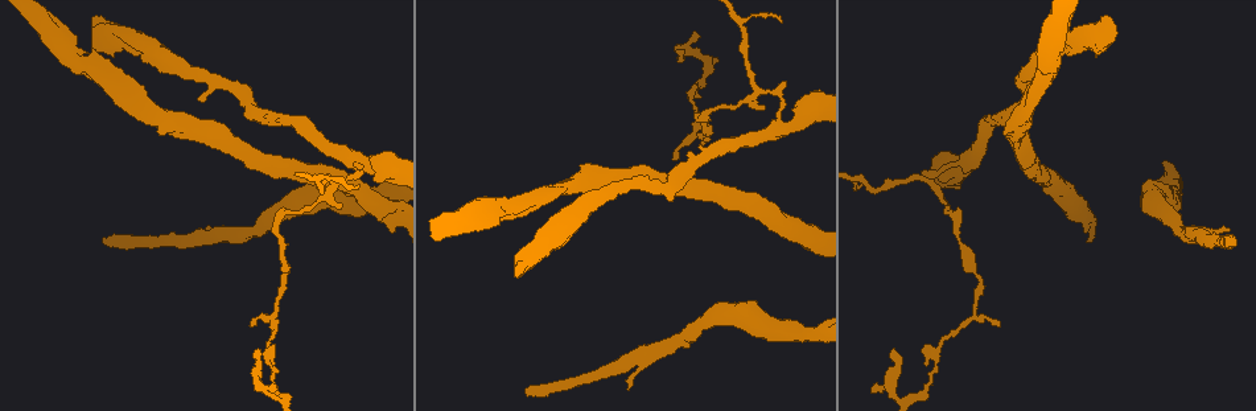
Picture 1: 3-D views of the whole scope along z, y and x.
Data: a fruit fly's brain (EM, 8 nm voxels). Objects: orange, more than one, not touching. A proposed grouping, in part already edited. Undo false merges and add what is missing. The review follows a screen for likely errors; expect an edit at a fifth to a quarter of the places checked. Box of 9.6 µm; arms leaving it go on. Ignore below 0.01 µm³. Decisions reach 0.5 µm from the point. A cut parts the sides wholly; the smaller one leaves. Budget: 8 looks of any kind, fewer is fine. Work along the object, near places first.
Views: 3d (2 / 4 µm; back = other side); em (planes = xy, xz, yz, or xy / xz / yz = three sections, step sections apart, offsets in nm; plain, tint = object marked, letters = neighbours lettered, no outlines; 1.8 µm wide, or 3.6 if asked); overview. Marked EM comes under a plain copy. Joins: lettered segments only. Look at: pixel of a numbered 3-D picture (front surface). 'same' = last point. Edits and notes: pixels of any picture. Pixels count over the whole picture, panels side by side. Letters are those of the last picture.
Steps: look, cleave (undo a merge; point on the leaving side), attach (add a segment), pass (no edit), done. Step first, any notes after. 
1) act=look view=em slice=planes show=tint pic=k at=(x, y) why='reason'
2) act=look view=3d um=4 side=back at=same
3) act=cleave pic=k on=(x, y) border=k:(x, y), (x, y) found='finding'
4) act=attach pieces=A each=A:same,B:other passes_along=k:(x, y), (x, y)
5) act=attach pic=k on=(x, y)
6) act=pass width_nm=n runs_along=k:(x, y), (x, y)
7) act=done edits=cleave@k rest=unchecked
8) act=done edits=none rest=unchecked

act=look view=3d um=4 pic=1 at=(525, 390) why='an open end'

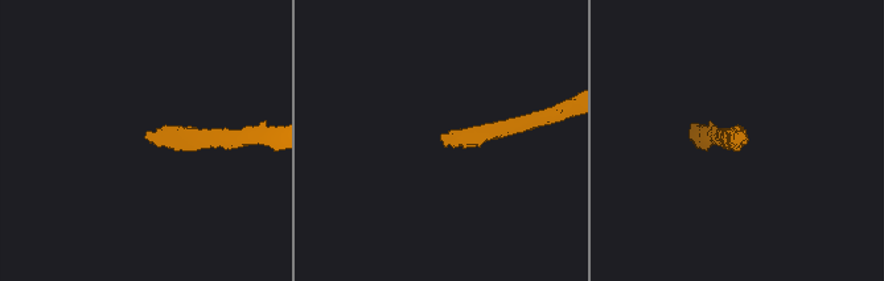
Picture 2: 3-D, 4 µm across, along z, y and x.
act=look view=em slice=planes show=letters pic=2 at=(151, 131) why='now the EM'

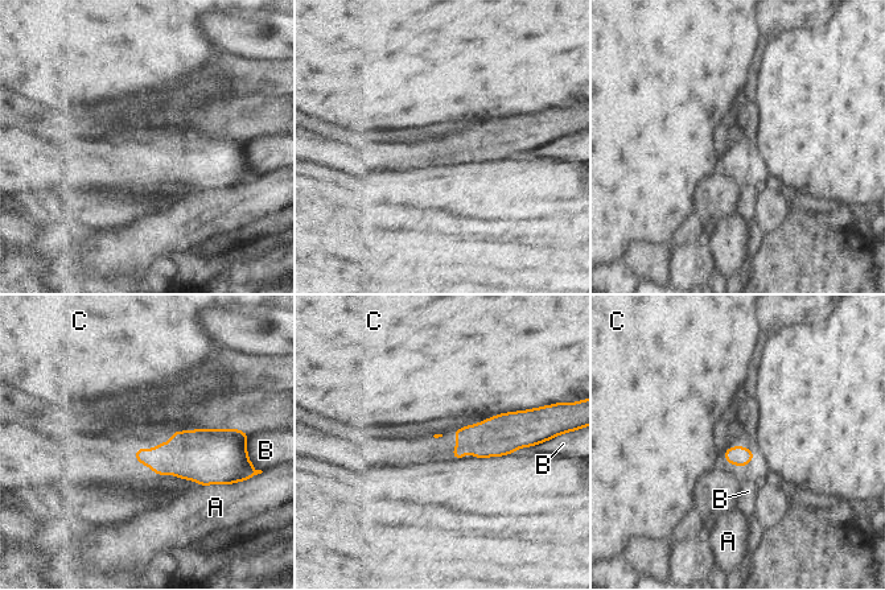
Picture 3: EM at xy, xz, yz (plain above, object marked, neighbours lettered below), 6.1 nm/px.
act=pass each=A:other,B:other,C:other border=3:(529, 409), (498, 413), (490, 417) found='no lettered segment goes on from it'

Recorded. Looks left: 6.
act=look view=em slice=yz step=16 show=letters pic=1 at=(998, 324) why='an open end'

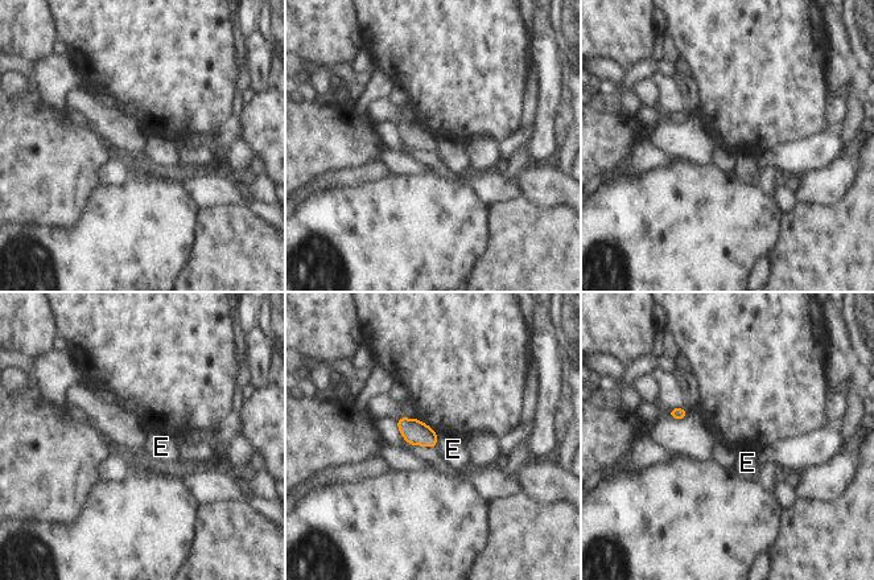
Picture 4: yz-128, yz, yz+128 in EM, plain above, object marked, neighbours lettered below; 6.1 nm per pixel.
act=pass width_nm=160 each=E:other border=4:(436, 432), (437, 447) found='none of them fits'

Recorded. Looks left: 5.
act=look view=em slice=yz step=8 show=letters pic=1 at=(255, 350)

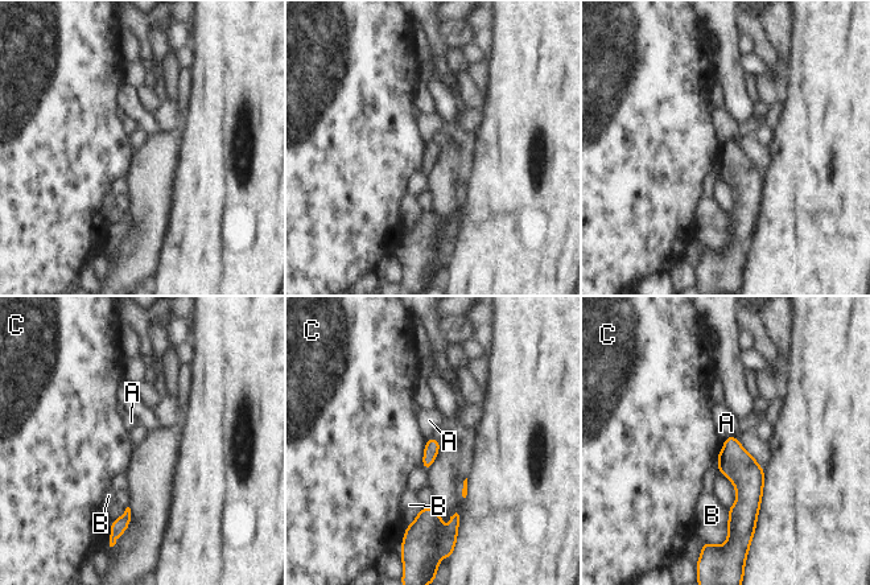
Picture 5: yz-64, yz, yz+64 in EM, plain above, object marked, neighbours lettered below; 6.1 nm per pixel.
act=pass width_nm=90 longest_contact=B:170nm each=A:other,B:other,C:other found='none of them fits'

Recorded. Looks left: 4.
act=done edits=none rest=unchecked

